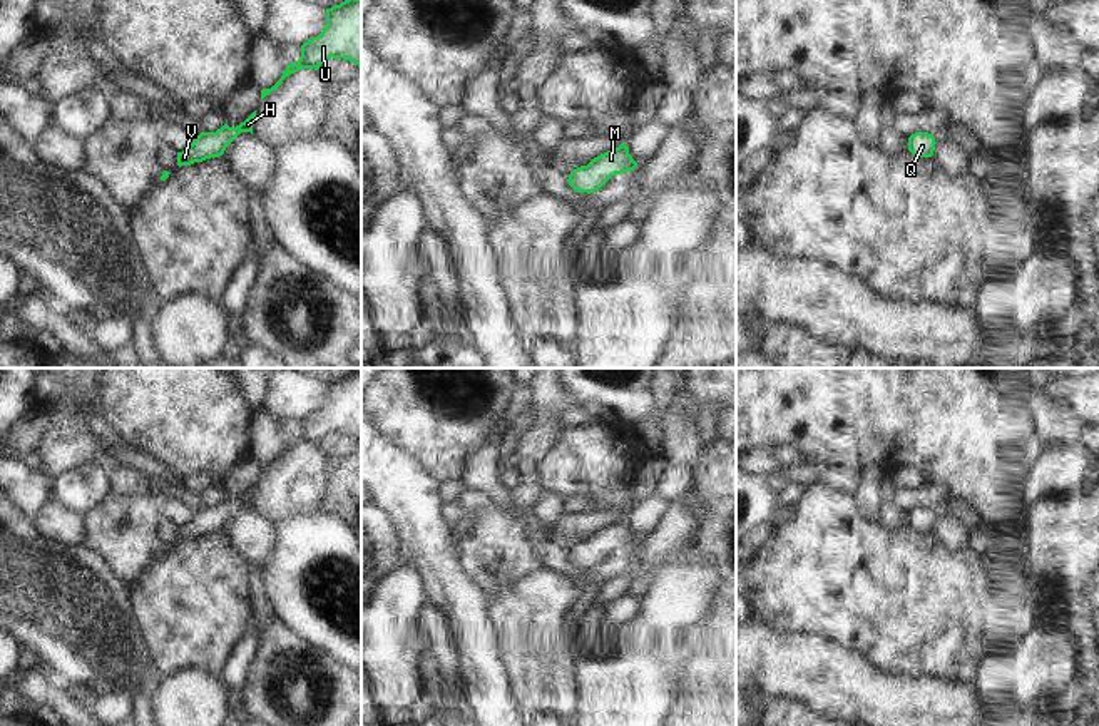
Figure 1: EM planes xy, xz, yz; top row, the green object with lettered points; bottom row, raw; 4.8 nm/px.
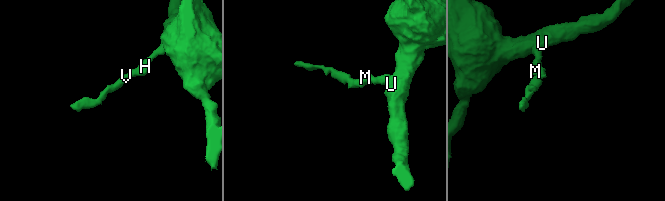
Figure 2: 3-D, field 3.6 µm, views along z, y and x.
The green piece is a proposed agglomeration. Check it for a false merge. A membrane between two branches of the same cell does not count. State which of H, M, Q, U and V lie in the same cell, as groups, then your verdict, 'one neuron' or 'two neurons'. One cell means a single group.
H M Q U V | one neuron

